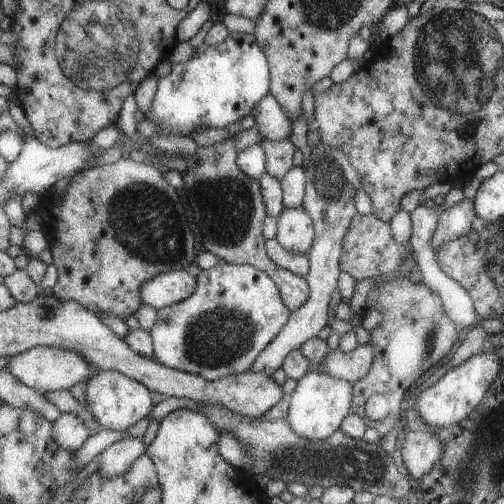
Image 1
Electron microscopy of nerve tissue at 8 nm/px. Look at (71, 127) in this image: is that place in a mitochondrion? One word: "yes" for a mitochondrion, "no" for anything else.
no

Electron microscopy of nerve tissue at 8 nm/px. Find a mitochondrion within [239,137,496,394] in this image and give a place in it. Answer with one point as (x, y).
(331, 183)

